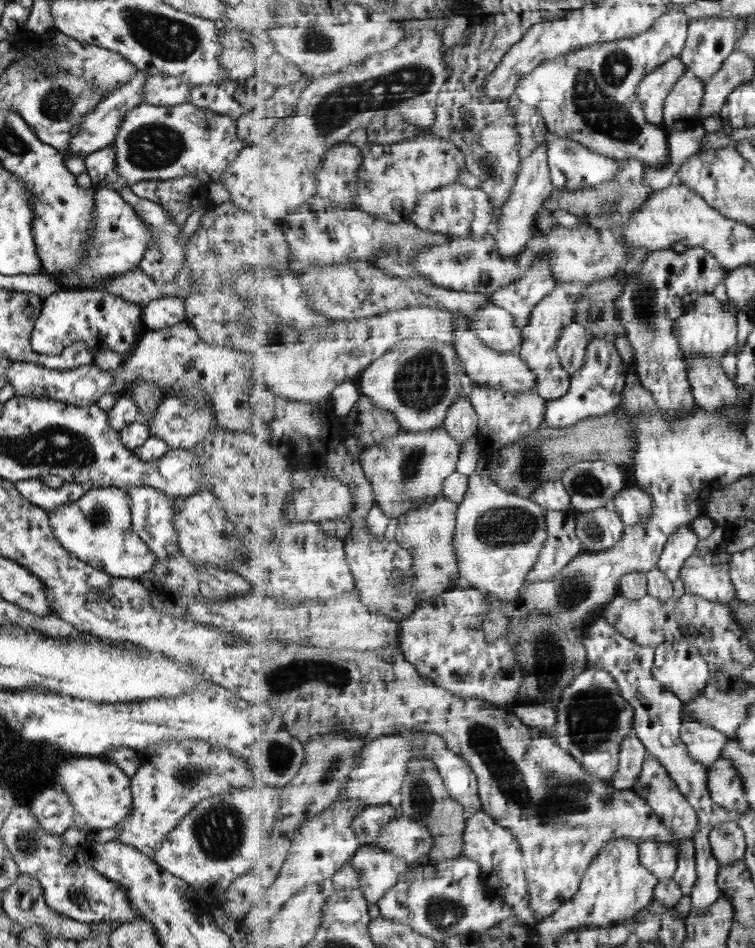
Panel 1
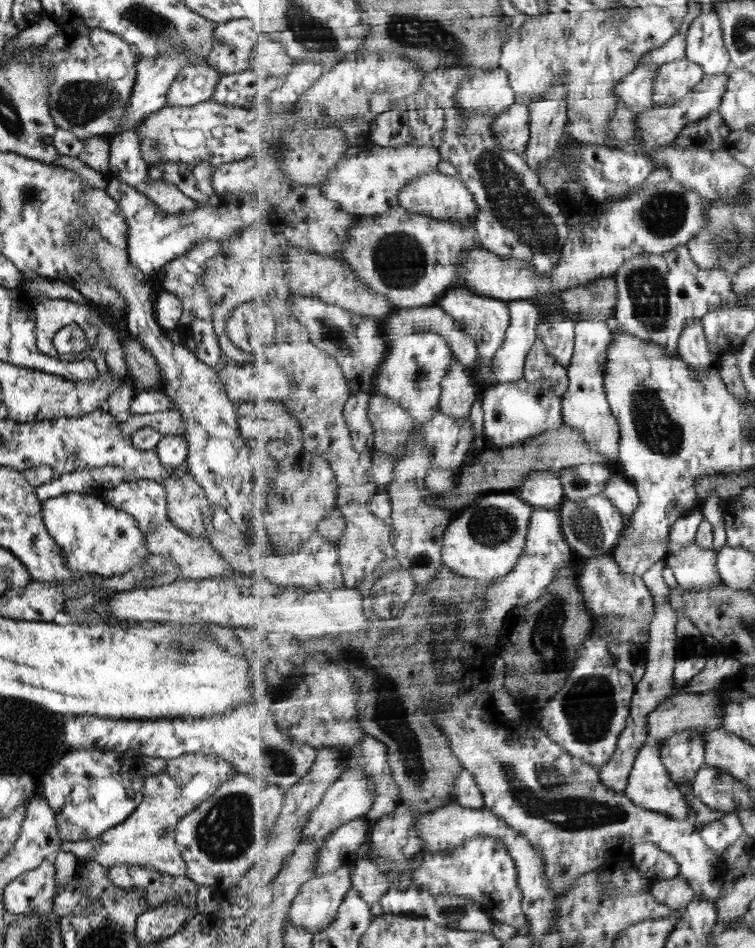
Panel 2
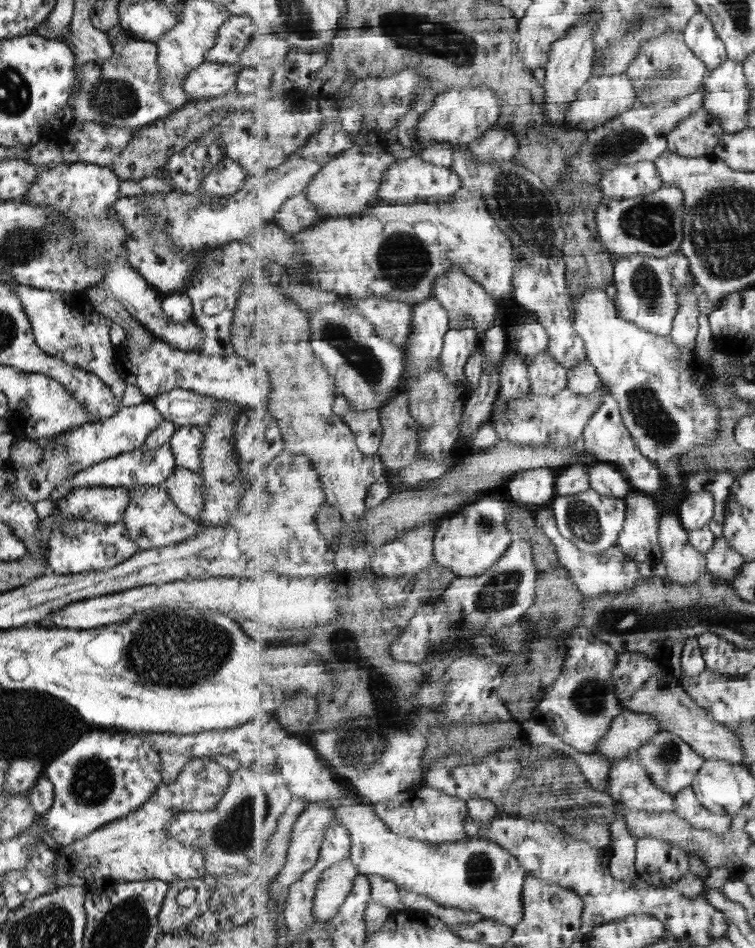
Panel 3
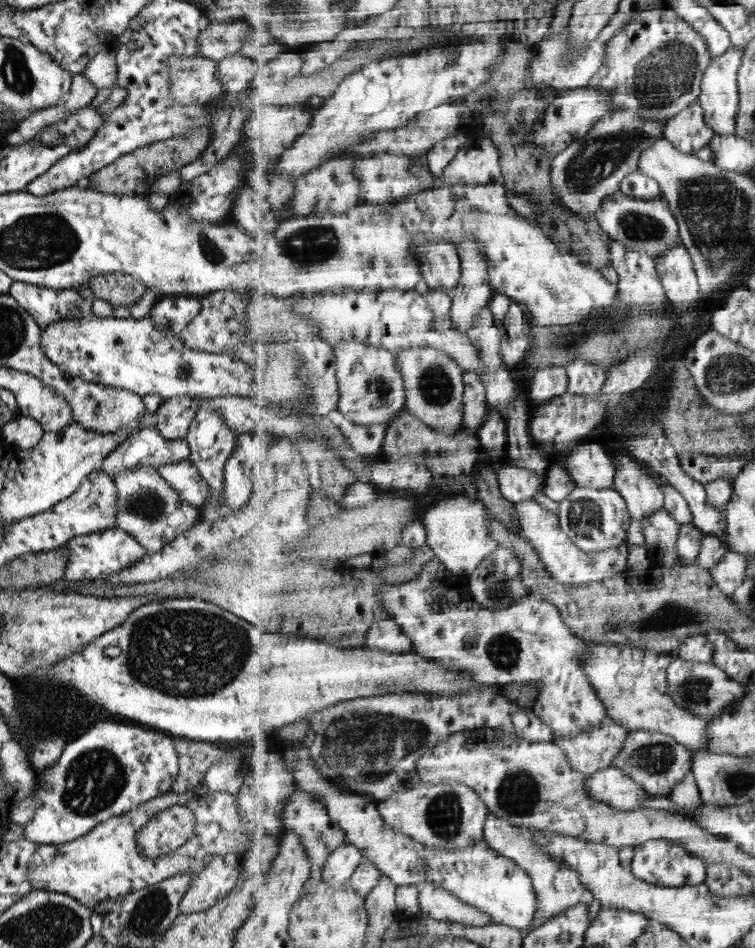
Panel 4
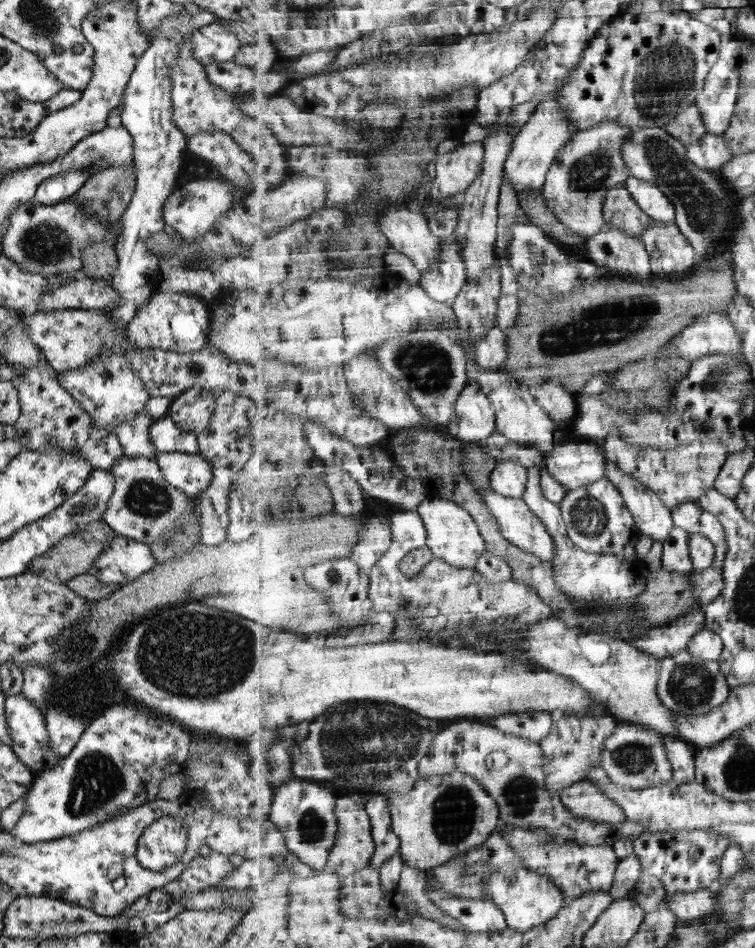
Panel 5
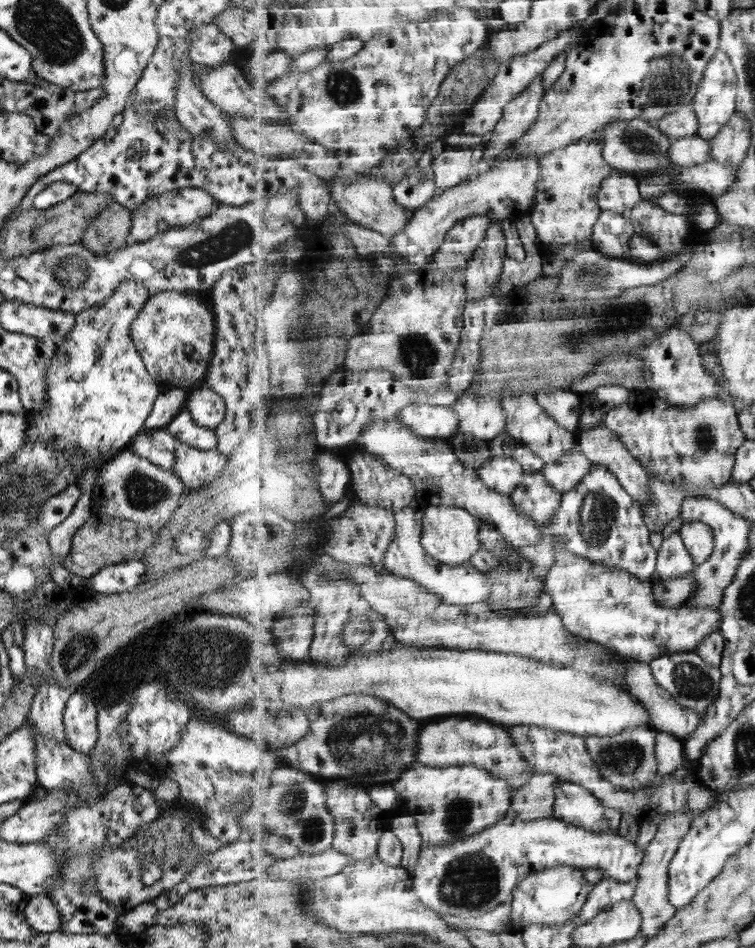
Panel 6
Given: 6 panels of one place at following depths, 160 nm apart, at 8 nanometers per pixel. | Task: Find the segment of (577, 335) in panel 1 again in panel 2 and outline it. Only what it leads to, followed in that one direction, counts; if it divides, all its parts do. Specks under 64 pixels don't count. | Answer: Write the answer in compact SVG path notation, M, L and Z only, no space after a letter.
M564 318L541 320L538 338L547 346L547 352L556 356L562 365L571 364L576 346L576 322Z

